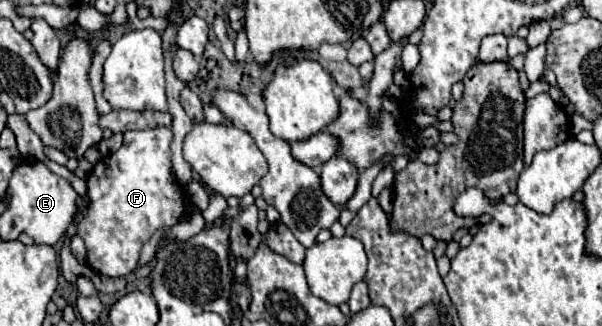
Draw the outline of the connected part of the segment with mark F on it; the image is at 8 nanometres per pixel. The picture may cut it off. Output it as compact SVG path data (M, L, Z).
M169 127L127 131L123 145L109 157L101 159L91 169L91 173L87 177L89 207L83 215L83 219L77 223L77 235L85 241L87 265L91 269L95 269L97 273L113 277L113 279L131 273L137 267L143 243L155 233L155 229L173 227L175 223L179 223L185 217L185 213L187 213L185 193L179 185L173 183L173 177L171 177L171 155L169 155L171 139L173 139L173 133Z

